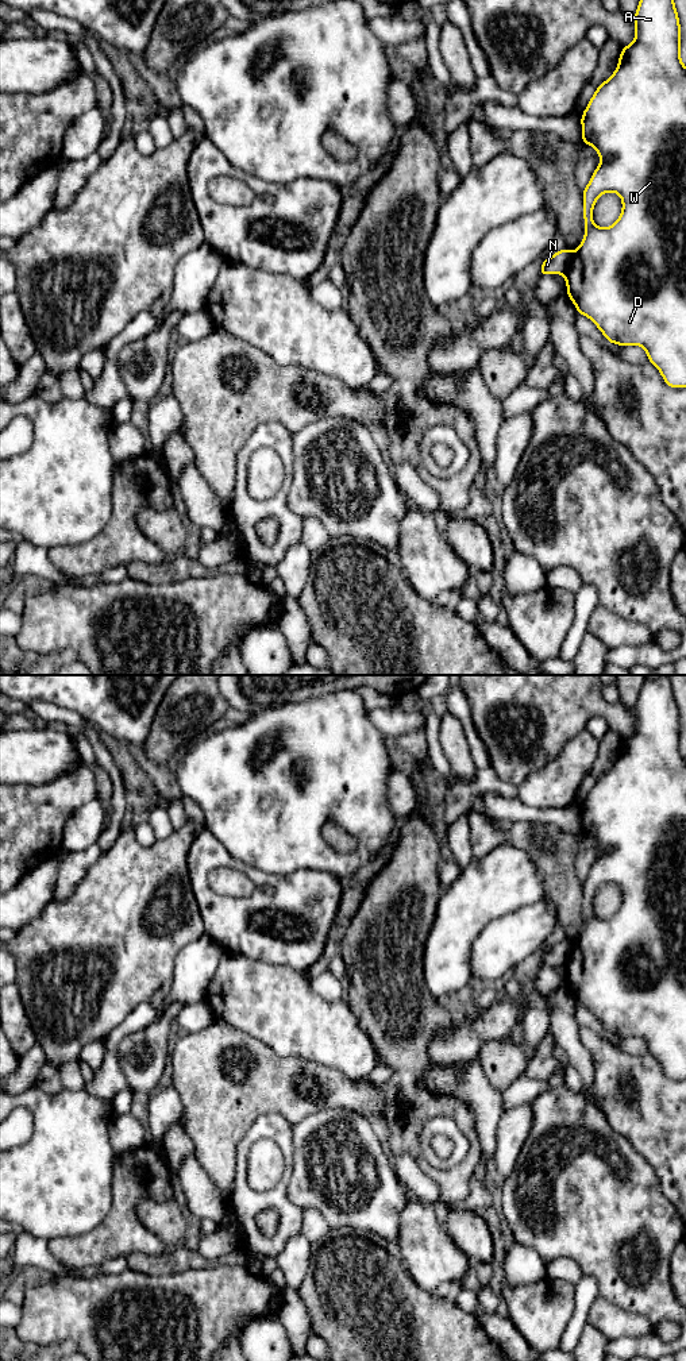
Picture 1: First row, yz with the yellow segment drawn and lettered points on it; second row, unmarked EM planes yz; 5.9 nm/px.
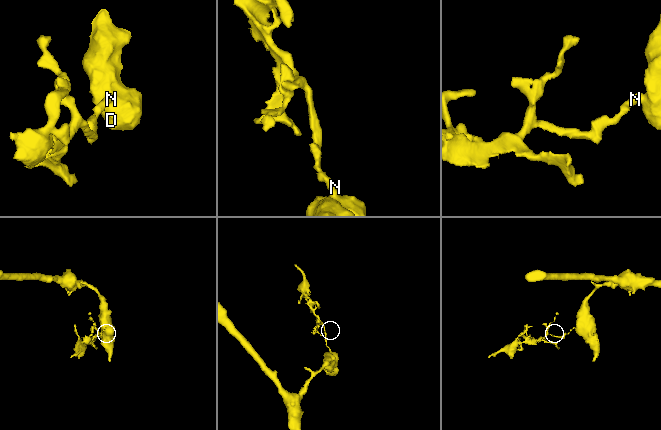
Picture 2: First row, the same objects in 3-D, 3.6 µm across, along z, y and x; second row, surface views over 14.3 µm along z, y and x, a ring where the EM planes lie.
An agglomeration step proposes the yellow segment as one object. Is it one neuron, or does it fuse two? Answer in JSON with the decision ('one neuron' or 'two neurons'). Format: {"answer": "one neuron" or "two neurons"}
{"answer": "two neurons"}

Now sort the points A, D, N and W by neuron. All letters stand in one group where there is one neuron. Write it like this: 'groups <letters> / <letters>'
groups A D W / N

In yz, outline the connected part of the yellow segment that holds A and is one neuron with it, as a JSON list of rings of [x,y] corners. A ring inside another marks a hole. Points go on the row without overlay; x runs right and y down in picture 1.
[[[667,675],[645,679],[633,708],[636,725],[635,733],[621,739],[618,756],[612,768],[604,772],[594,783],[585,803],[581,806],[582,836],[593,837],[601,853],[591,865],[590,874],[582,880],[585,928],[573,944],[567,964],[564,965],[567,988],[574,994],[577,1003],[589,1009],[606,1029],[608,1036],[621,1038],[641,1037],[648,1053],[662,1065],[663,1072],[672,1080],[686,1079],[686,757],[681,753],[681,714],[671,680]],[[604,884],[618,884],[623,902],[618,911],[606,919],[600,919],[593,913],[593,899]]]

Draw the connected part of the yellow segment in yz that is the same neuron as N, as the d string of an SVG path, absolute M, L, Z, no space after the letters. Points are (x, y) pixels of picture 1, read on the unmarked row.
M562 940L550 949L542 952L539 967L566 965L573 944L569 940Z

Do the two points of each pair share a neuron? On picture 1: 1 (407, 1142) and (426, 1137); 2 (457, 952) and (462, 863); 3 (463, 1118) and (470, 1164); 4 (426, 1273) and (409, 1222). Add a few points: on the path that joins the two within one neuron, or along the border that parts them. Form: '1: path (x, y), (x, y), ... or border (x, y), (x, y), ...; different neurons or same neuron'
1: border (431, 1117), (424, 1124), (419, 1136), (421, 1159); different neurons
2: border (473, 858), (461, 872); different neurons
3: path (469, 1129), (474, 1140), (474, 1153); same neuron
4: path (426, 1261), (426, 1245), (420, 1234); same neuron

